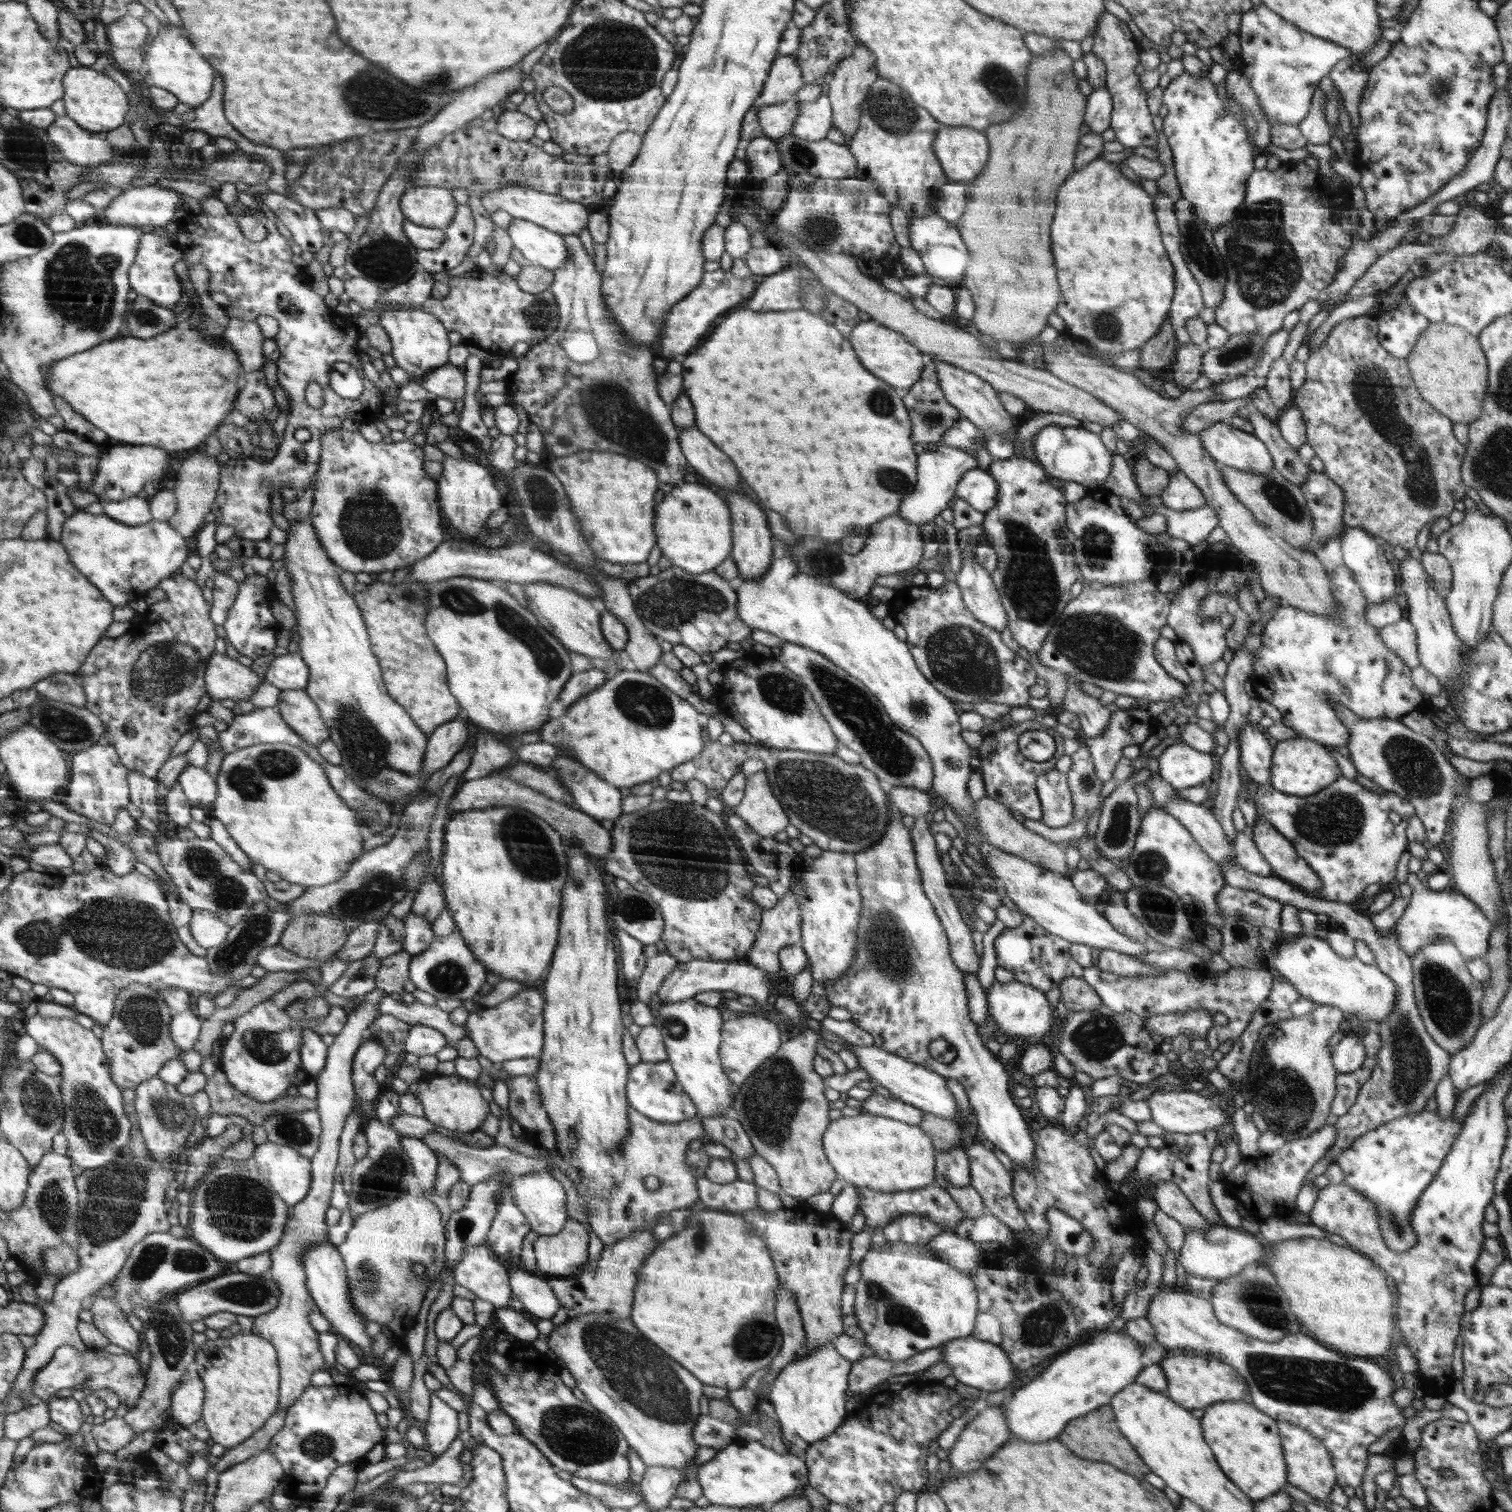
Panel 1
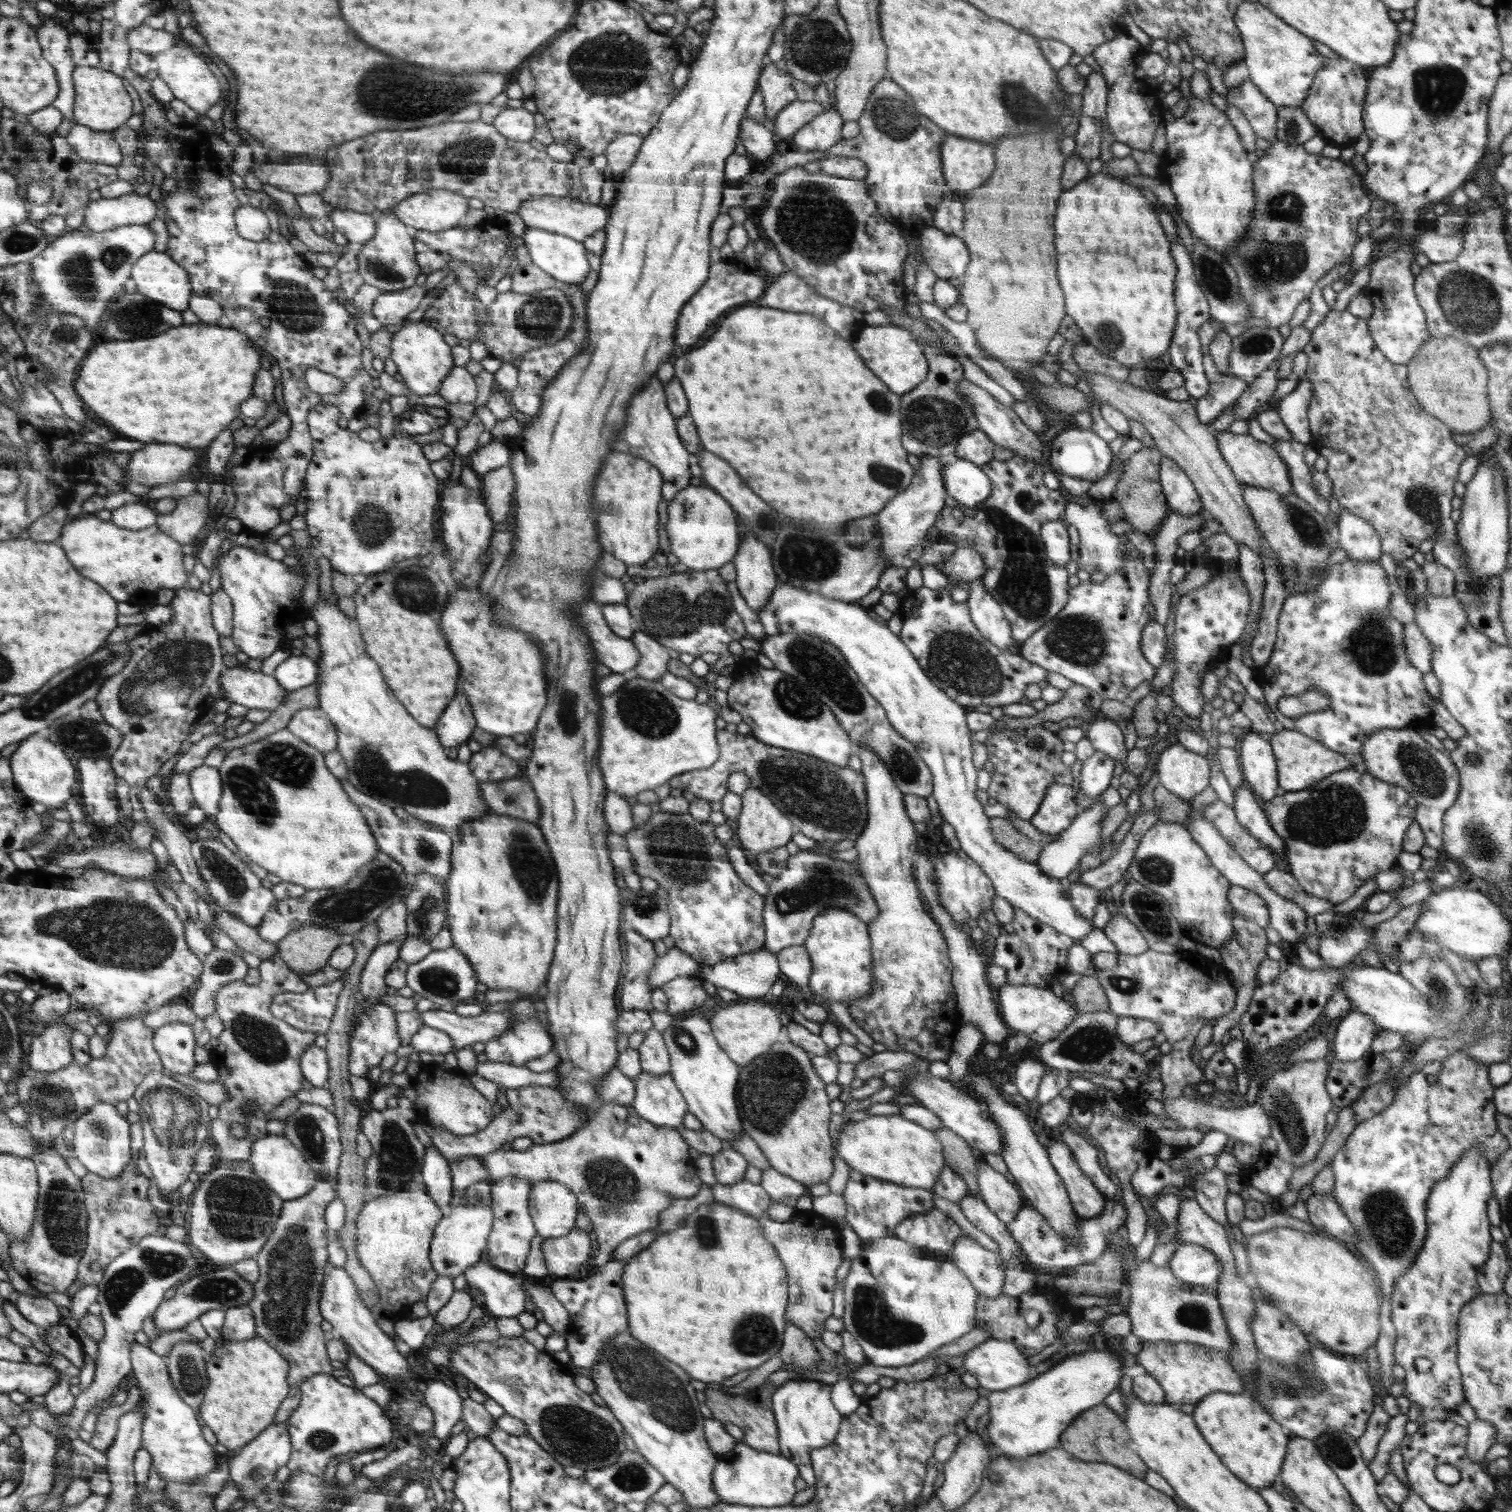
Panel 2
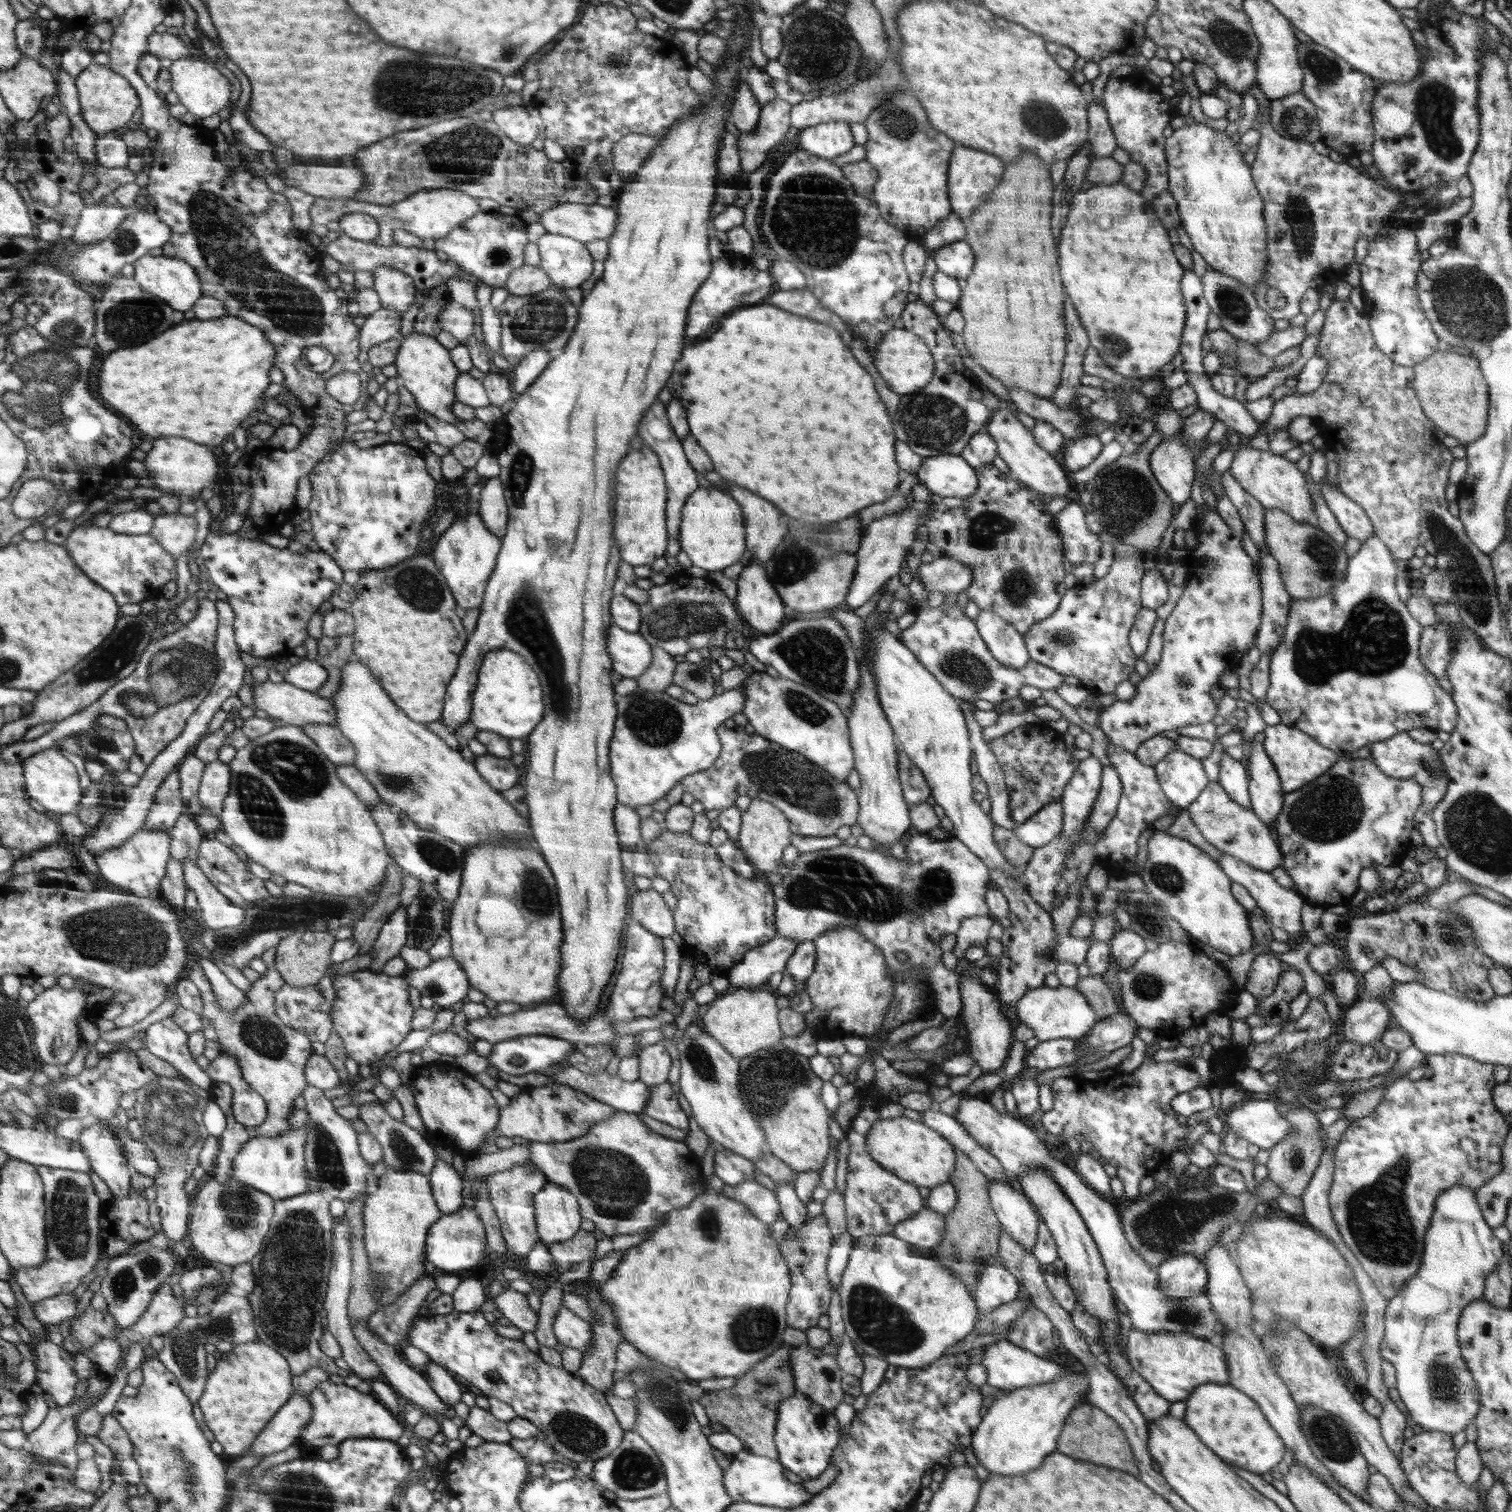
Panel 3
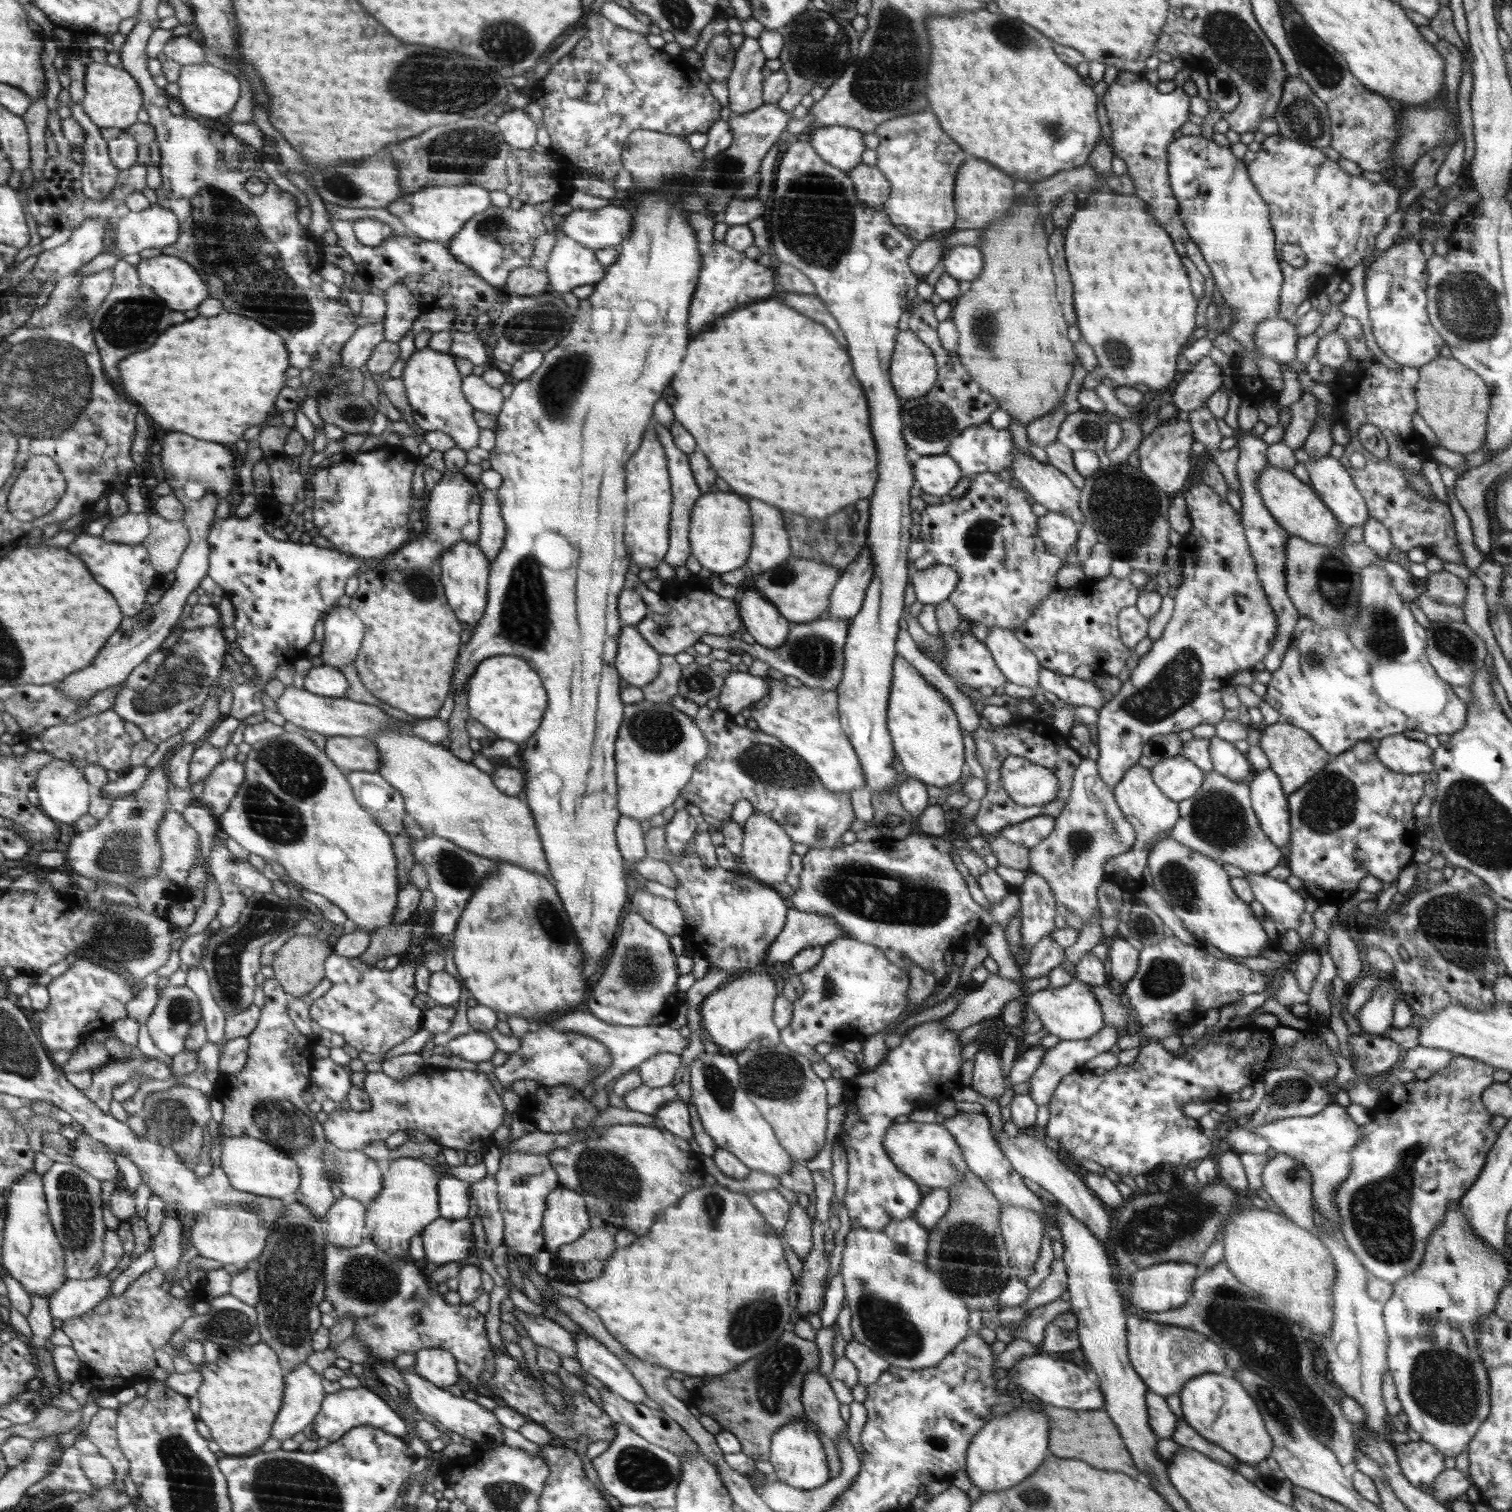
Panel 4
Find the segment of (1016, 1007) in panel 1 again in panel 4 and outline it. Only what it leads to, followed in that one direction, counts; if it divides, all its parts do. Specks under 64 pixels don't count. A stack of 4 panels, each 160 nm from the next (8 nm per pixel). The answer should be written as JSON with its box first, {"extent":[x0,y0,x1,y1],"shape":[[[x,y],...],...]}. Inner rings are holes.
{"extent":[1026,978,1104,1040],"shape":[[[1075,978],[1070,984],[1060,988],[1046,987],[1031,994],[1026,1007],[1032,1009],[1041,1018],[1043,1028],[1050,1034],[1063,1040],[1080,1040],[1094,1036],[1104,1028],[1104,1017],[1091,988]]]}

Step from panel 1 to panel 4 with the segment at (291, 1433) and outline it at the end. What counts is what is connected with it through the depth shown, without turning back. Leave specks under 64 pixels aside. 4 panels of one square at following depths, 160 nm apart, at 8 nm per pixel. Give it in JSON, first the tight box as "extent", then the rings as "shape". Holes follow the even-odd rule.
{"extent":[311,1386,406,1442],"shape":[[[360,1386],[354,1389],[342,1388],[336,1393],[325,1393],[321,1410],[318,1411],[316,1418],[311,1423],[314,1432],[320,1438],[326,1438],[332,1442],[341,1439],[354,1427],[361,1427],[365,1424],[384,1429],[384,1432],[394,1434],[394,1436],[406,1434],[406,1422],[382,1398],[378,1398],[374,1392],[370,1392],[368,1387]]]}

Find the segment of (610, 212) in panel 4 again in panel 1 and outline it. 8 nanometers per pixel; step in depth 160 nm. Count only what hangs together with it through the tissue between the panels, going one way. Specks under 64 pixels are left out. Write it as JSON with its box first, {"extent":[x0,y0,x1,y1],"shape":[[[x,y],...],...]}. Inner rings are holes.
{"extent":[482,182,590,237],"shape":[[[509,182],[507,186],[499,188],[492,193],[482,192],[482,205],[488,213],[494,213],[503,210],[513,218],[528,220],[533,224],[541,225],[543,228],[560,234],[562,237],[570,235],[580,236],[580,232],[588,226],[590,212],[586,206],[578,202],[568,201],[565,197],[560,197],[553,193],[539,192],[534,188],[527,188],[515,182]]]}

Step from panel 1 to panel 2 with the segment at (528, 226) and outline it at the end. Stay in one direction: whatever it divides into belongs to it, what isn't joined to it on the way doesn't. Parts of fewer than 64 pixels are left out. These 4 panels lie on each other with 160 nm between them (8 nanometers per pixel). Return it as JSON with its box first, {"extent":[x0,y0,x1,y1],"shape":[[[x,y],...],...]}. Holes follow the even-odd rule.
{"extent":[522,227,591,284],"shape":[[[533,227],[525,228],[522,240],[532,263],[559,283],[581,284],[591,270],[582,241]]]}

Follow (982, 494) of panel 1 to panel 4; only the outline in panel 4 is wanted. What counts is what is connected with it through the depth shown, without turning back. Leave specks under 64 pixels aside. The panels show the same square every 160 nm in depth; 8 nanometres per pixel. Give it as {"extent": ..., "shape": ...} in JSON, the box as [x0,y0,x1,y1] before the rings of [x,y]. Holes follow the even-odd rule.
{"extent":[914,452,963,497],"shape":[[[945,452],[941,455],[916,457],[914,473],[922,491],[940,497],[948,494],[963,478],[958,464]]]}

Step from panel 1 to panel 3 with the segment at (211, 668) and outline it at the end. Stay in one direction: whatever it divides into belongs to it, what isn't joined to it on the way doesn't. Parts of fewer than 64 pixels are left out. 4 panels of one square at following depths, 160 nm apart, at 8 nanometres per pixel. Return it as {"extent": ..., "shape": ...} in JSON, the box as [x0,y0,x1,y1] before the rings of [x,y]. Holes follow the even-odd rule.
{"extent":[250,680,336,727],"shape":[[[267,680],[259,685],[251,684],[250,687],[256,709],[265,711],[270,718],[278,718],[285,725],[306,727],[310,724],[328,724],[336,727],[336,708],[330,699],[320,698],[312,691],[284,681],[281,684],[272,684]]]}

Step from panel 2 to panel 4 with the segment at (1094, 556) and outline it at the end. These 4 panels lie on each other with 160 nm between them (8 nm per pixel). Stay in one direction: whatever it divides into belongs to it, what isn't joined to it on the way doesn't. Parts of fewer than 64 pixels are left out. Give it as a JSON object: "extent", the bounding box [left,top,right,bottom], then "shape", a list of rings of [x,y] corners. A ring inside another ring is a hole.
{"extent":[1037,512,1079,560],"shape":[[[1050,512],[1037,520],[1037,532],[1048,552],[1073,560],[1079,527],[1063,512]]]}

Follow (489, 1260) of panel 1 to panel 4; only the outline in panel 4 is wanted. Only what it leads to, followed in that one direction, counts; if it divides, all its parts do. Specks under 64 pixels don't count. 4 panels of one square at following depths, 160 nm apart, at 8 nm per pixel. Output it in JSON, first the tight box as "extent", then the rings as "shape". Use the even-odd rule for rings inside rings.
{"extent":[513,1306,577,1358],"shape":[[[515,1306],[513,1309],[513,1314],[520,1320],[520,1324],[537,1347],[551,1348],[560,1358],[577,1356],[577,1346],[571,1332],[550,1318],[526,1315]]]}

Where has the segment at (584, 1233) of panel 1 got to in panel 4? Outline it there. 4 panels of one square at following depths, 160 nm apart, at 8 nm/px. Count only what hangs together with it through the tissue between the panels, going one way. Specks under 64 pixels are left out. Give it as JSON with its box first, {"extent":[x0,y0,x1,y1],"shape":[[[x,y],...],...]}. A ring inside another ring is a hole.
{"extent":[559,1225,616,1263],"shape":[[[608,1225],[587,1231],[578,1241],[560,1247],[559,1257],[564,1263],[587,1260],[607,1260],[616,1252],[615,1230]]]}

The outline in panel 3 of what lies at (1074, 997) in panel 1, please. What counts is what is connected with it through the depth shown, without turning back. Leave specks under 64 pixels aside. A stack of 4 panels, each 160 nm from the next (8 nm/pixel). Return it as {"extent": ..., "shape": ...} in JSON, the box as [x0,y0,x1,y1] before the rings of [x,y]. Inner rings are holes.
{"extent":[1075,975,1120,1021],"shape":[[[1101,975],[1080,977],[1075,988],[1086,997],[1097,1021],[1120,1012],[1114,993],[1110,990],[1105,977]]]}

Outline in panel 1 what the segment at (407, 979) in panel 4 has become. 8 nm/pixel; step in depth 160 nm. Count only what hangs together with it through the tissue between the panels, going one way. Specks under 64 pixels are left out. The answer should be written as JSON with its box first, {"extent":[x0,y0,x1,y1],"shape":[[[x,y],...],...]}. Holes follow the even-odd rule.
{"extent":[352,1039,385,1124],"shape":[[[368,1039],[358,1048],[353,1062],[352,1079],[355,1086],[355,1108],[361,1114],[361,1124],[373,1118],[375,1104],[380,1092],[378,1081],[374,1077],[374,1071],[385,1060],[385,1048],[380,1041]]]}

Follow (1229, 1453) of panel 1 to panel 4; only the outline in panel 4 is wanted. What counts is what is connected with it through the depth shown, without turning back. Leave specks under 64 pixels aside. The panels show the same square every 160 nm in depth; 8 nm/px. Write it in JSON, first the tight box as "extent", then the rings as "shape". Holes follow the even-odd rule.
{"extent":[1179,1373,1274,1464],"shape":[[[1204,1373],[1189,1380],[1179,1392],[1182,1416],[1194,1432],[1232,1453],[1240,1461],[1258,1464],[1271,1456],[1274,1446],[1262,1415],[1246,1389],[1229,1373]]]}

